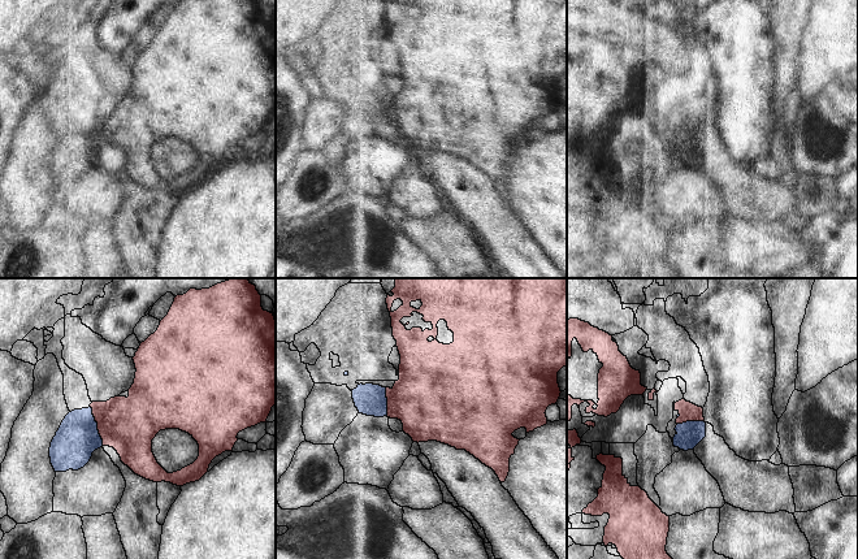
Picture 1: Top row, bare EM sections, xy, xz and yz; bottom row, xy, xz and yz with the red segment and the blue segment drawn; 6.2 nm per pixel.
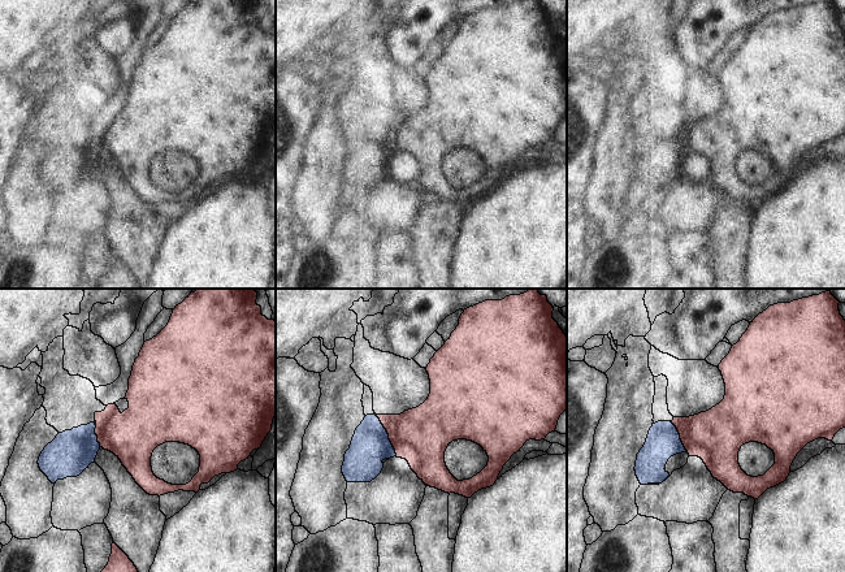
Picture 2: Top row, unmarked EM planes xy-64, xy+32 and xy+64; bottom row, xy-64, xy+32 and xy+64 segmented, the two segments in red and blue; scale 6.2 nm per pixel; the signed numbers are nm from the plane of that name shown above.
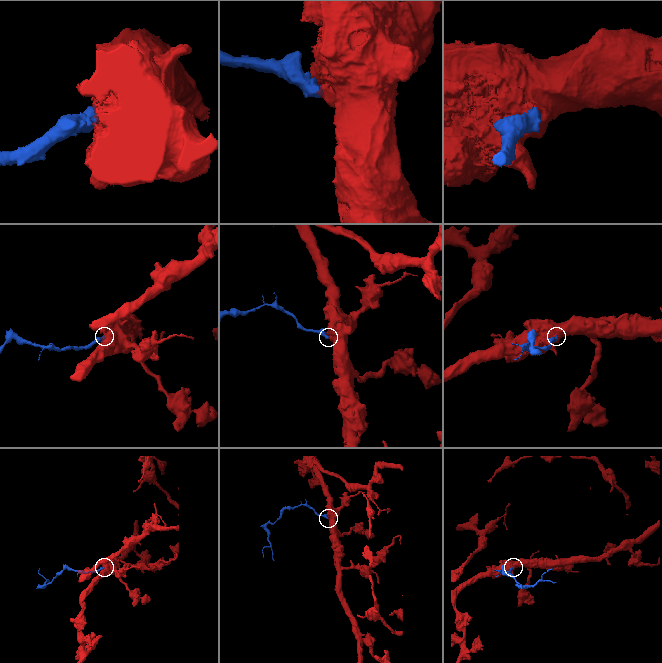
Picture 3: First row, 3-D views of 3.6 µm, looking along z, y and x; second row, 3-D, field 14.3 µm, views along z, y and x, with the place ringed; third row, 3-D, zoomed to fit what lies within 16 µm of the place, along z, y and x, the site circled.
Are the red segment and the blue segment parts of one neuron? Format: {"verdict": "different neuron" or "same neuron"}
{"verdict": "different neuron"}

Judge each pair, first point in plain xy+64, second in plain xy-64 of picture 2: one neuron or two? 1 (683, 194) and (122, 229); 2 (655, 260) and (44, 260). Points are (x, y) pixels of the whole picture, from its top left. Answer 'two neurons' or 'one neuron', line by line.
1: two neurons
2: one neuron

